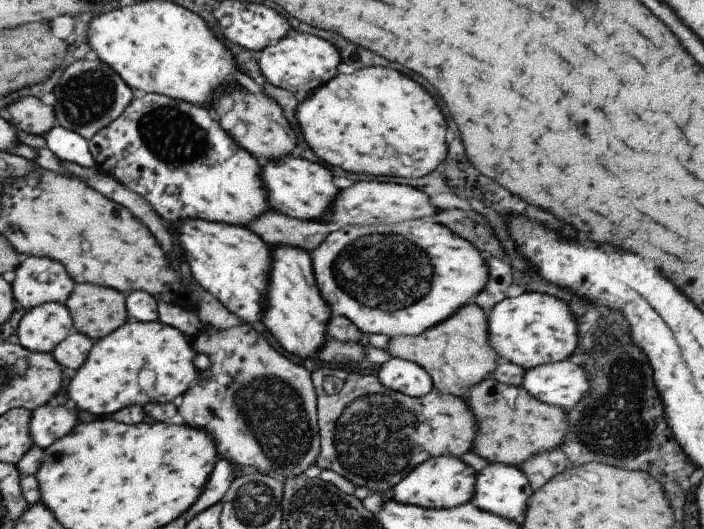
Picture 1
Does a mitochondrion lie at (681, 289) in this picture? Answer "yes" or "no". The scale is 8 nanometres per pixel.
no

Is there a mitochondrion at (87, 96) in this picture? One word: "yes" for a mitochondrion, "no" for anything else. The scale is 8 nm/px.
yes

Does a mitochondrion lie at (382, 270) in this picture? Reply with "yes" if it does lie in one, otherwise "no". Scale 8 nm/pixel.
yes

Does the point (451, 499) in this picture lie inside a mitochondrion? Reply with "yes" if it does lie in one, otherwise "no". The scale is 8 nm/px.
no

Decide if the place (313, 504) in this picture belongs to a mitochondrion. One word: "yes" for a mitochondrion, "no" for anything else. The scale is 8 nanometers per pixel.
yes

